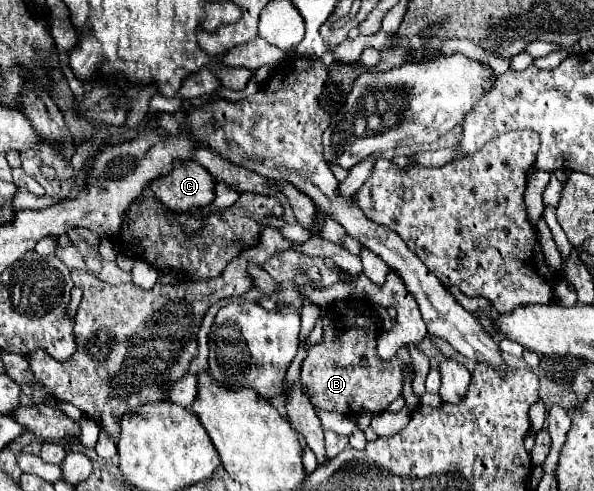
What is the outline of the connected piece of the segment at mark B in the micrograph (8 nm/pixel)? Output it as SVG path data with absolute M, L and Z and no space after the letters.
M339 301L333 305L333 317L337 327L343 329L339 339L333 337L335 327L325 327L325 339L321 345L309 349L309 355L303 359L301 383L311 395L311 403L325 411L337 411L343 415L355 417L361 411L383 413L391 401L401 397L403 391L403 365L411 363L409 353L397 353L391 361L381 361L375 355L375 337L379 333L377 321L371 317L369 303L361 301Z

